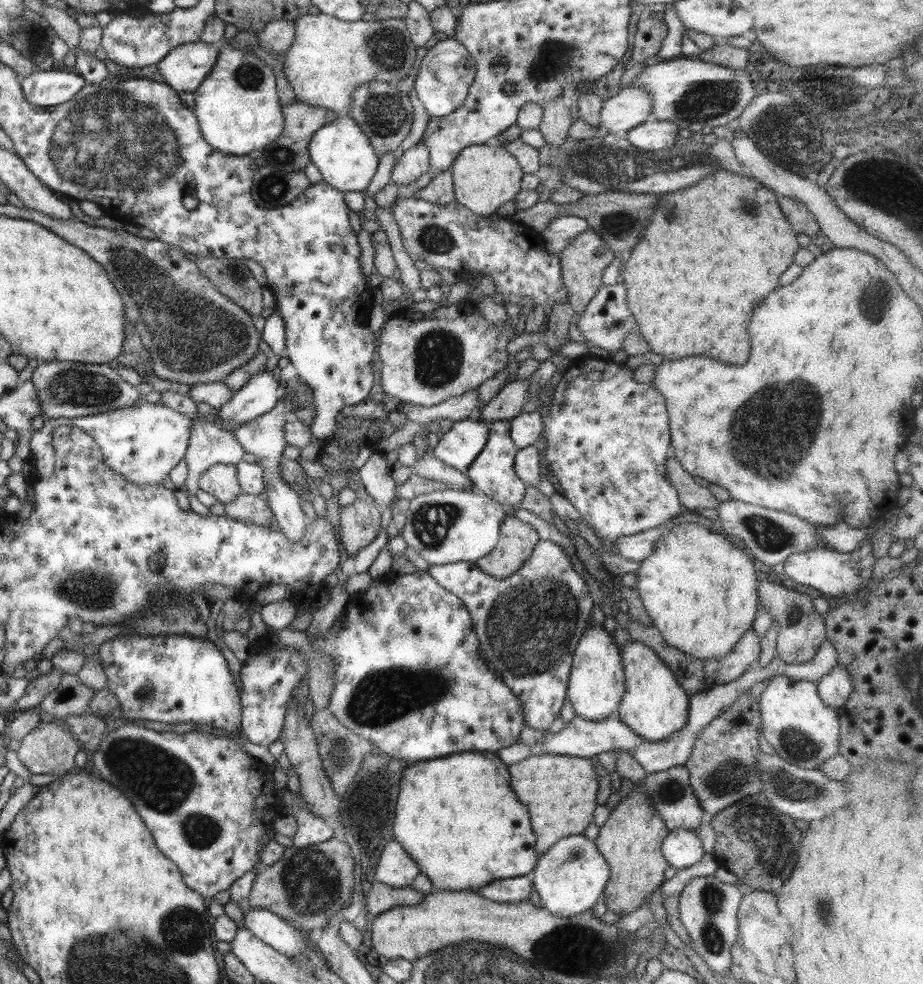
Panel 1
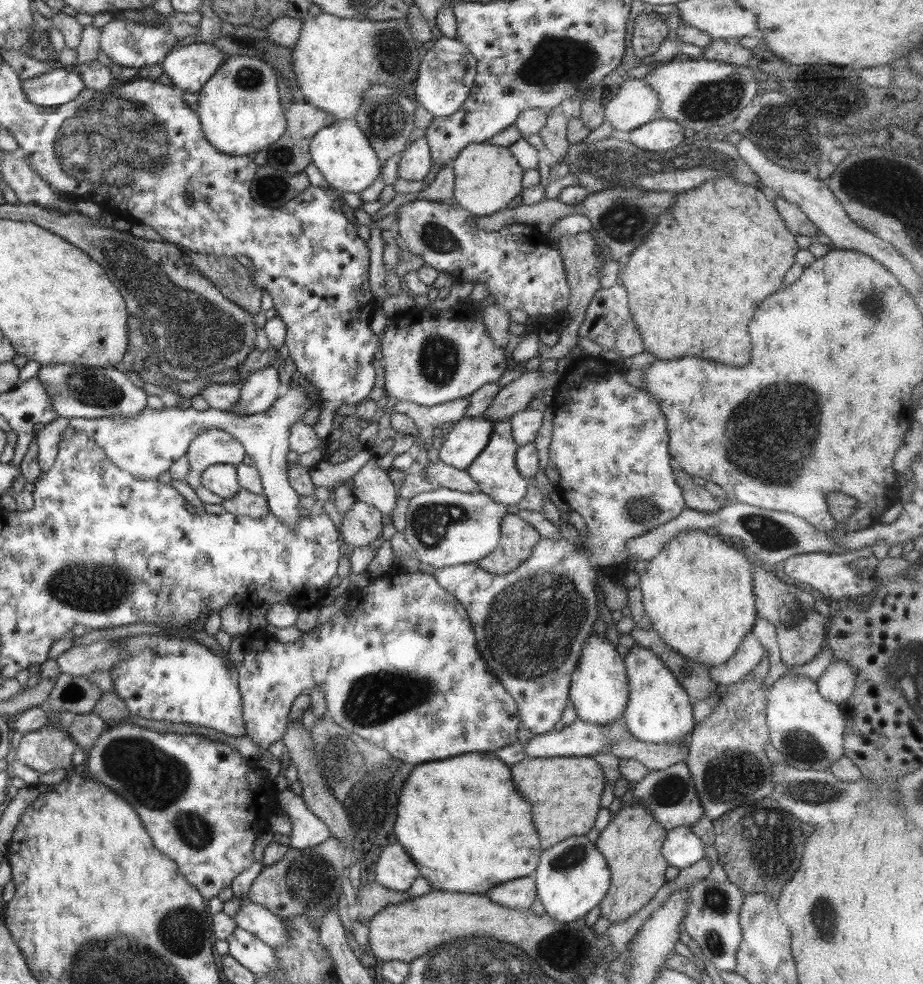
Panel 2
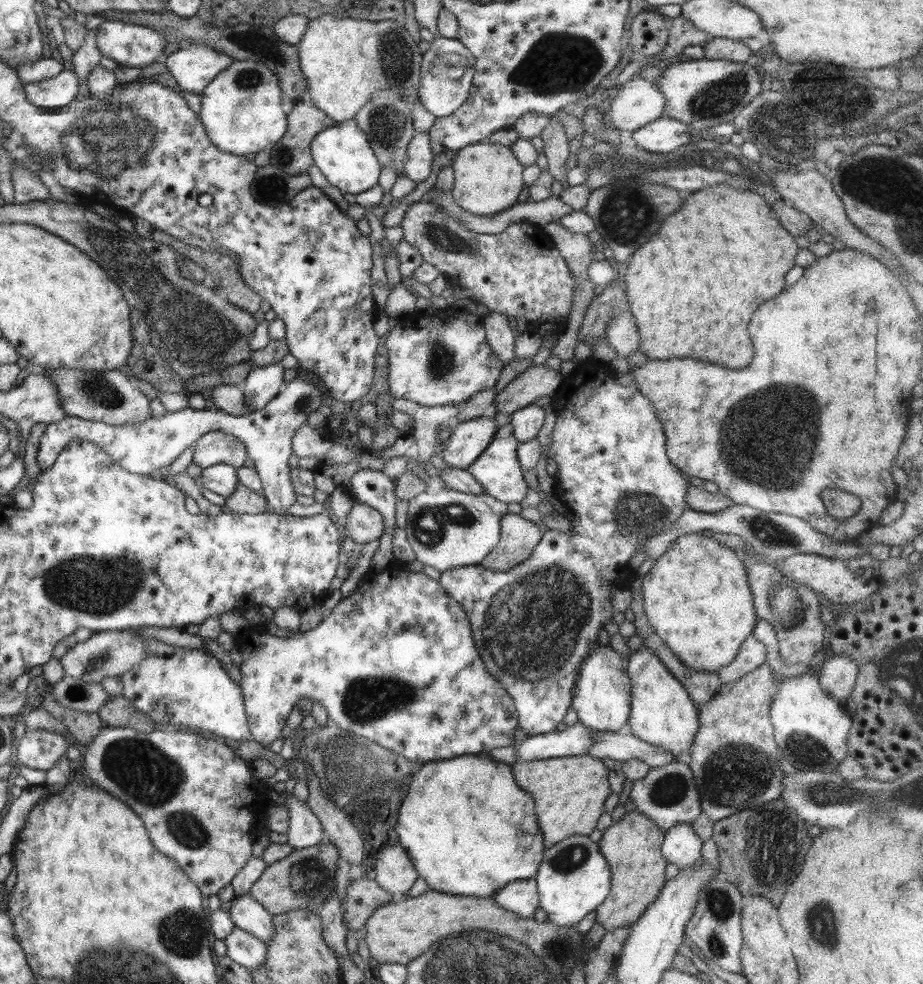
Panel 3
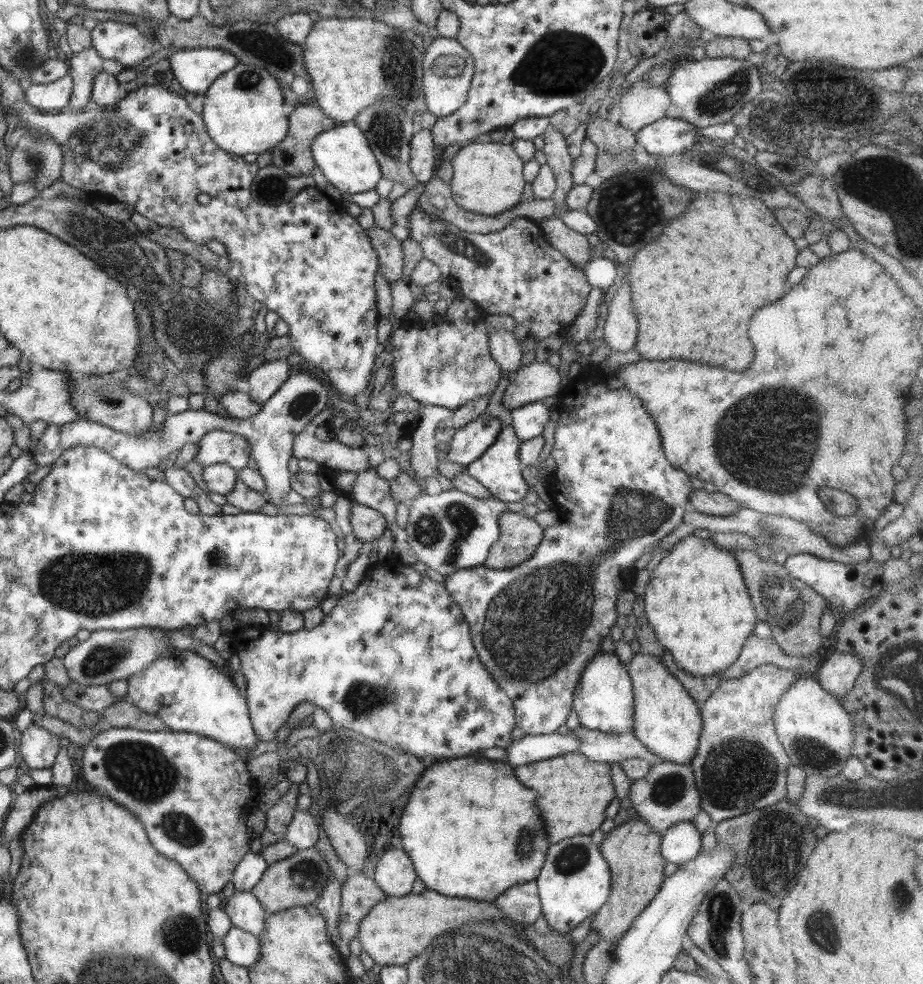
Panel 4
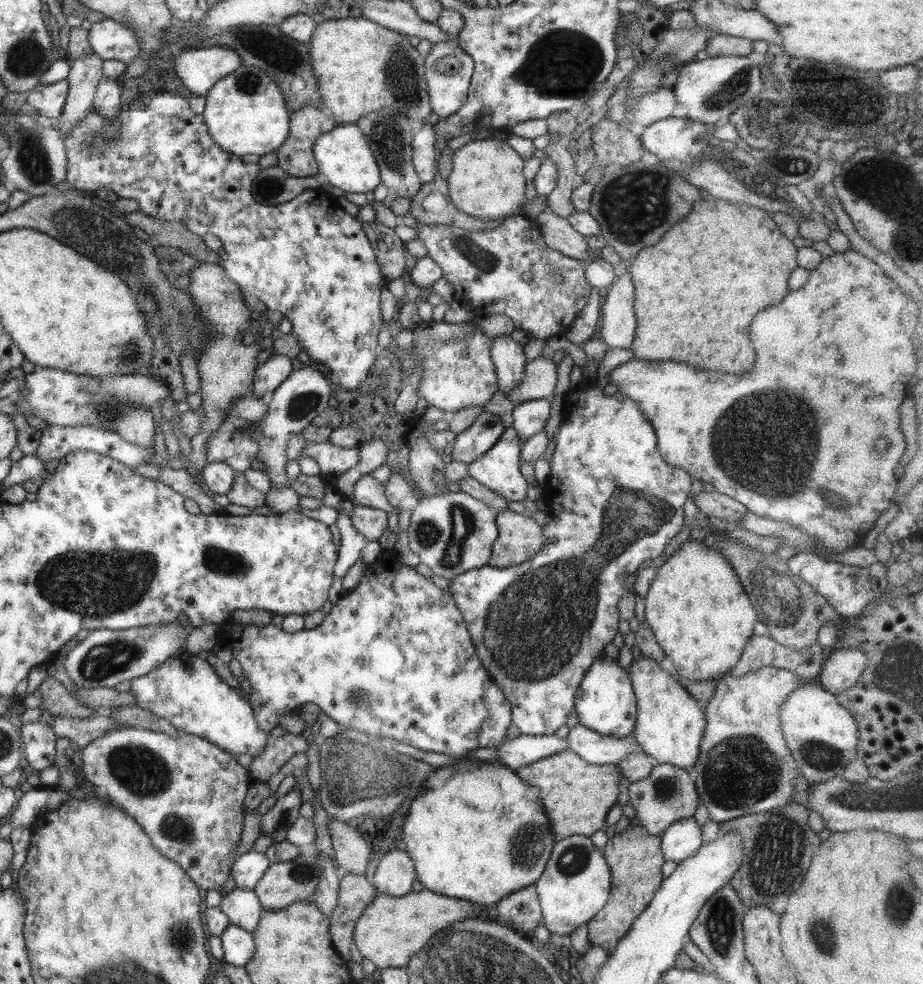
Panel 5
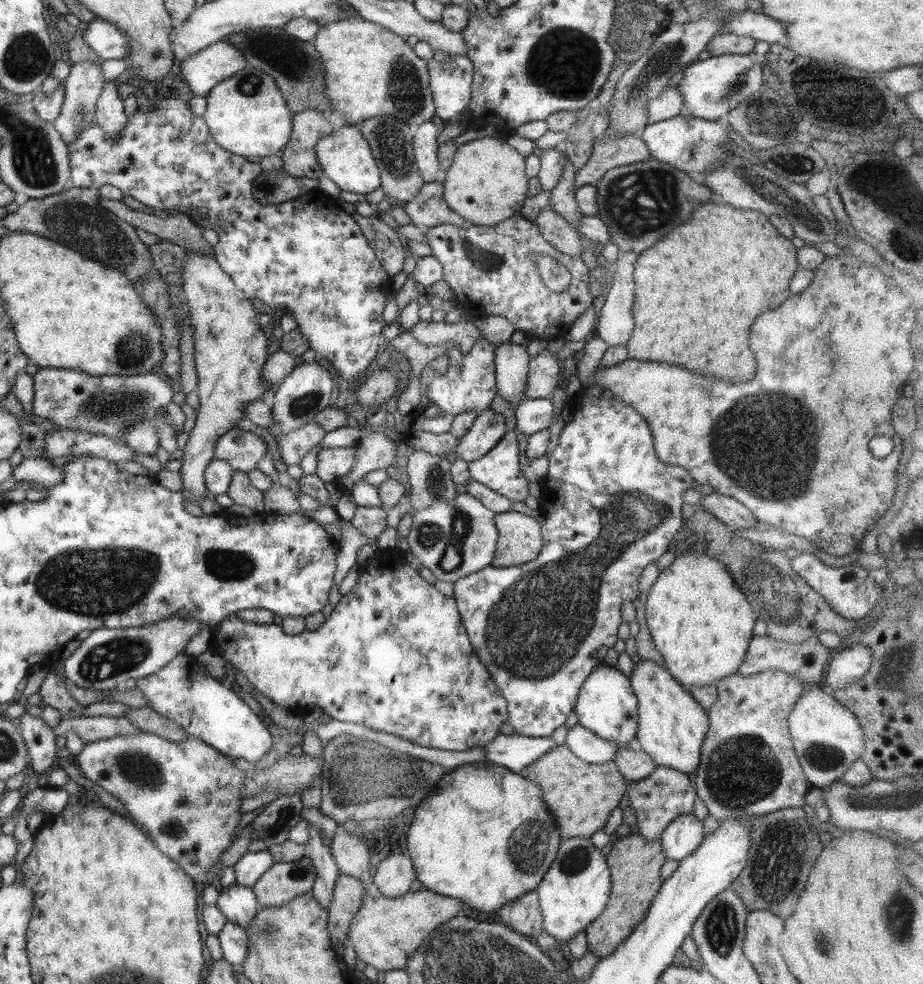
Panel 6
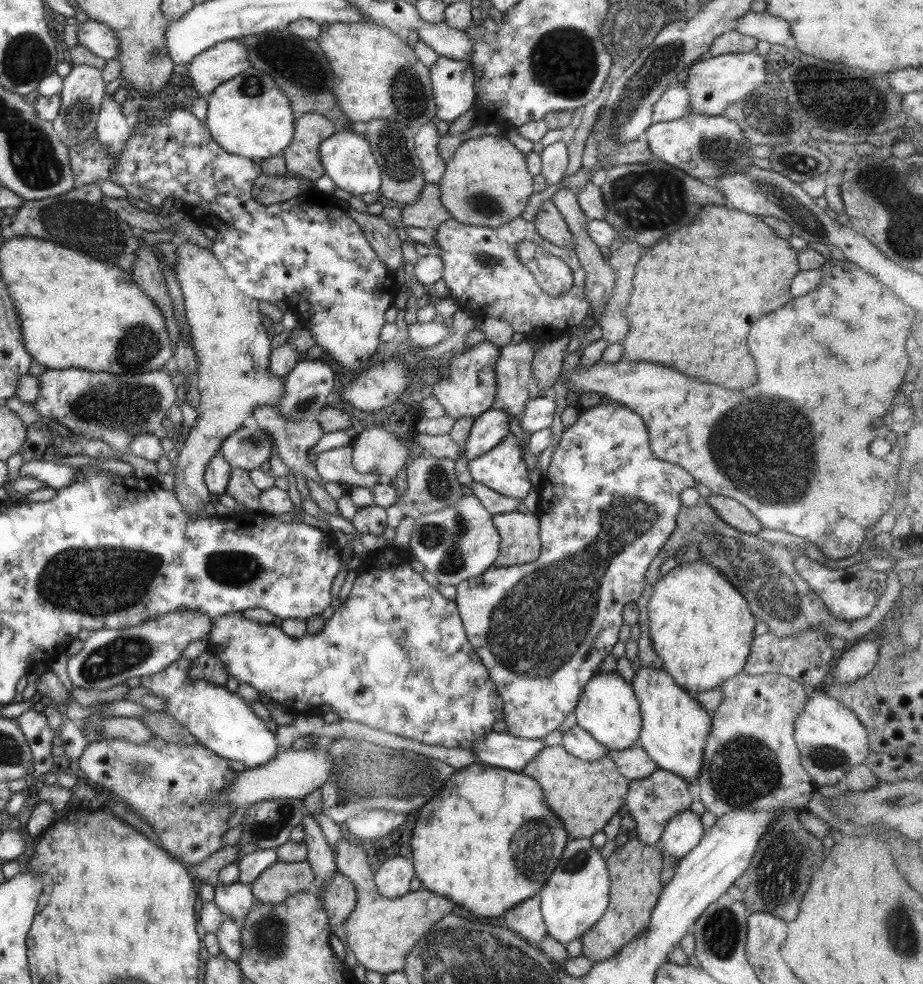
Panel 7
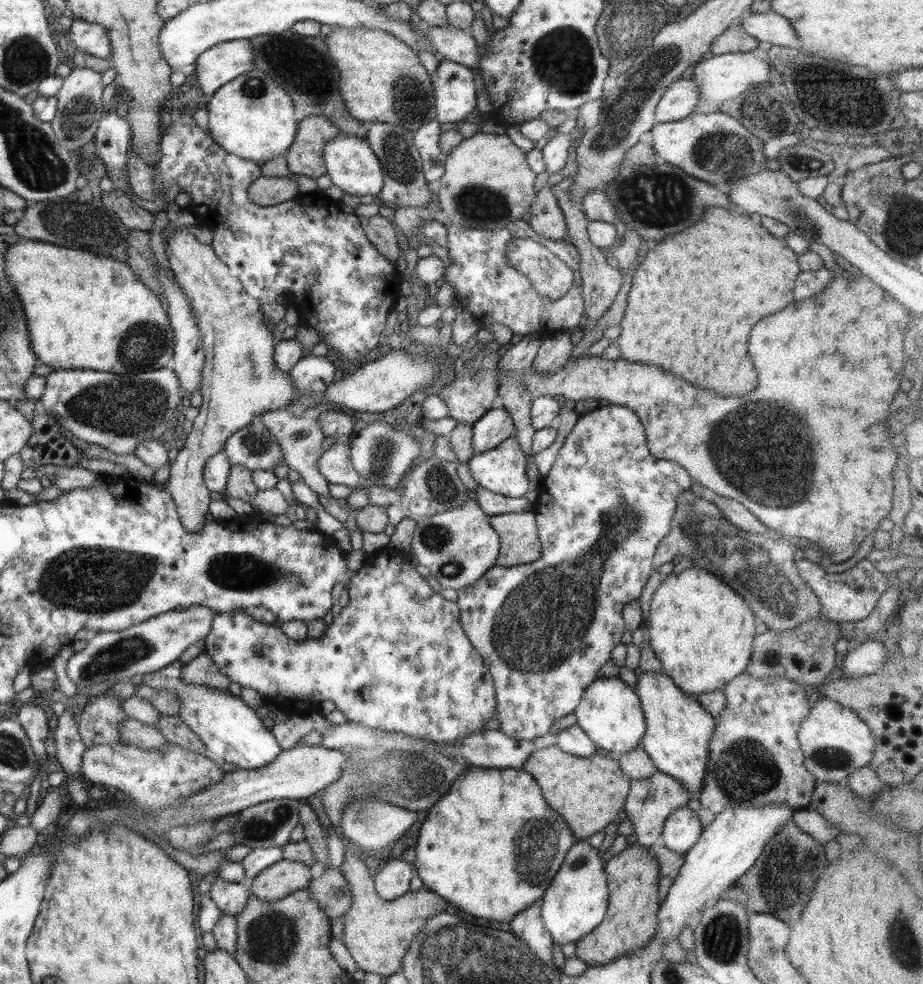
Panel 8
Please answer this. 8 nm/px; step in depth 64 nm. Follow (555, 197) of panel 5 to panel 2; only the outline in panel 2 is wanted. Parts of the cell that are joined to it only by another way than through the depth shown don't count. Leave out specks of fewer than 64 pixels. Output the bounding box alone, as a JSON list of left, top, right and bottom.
[539,104,570,163]

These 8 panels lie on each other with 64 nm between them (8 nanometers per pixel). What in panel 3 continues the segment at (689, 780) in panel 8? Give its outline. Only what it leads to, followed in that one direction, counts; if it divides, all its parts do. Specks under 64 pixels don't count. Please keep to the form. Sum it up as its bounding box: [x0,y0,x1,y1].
[626,646,700,760]

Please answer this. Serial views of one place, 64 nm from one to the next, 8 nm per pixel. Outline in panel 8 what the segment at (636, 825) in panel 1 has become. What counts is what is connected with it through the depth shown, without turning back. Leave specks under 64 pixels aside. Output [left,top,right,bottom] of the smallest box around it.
[575,843,660,967]

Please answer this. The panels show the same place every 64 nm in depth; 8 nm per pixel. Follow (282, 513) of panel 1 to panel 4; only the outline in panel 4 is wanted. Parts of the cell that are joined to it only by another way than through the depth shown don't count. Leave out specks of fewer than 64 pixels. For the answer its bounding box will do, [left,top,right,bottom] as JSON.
[35,367,328,511]

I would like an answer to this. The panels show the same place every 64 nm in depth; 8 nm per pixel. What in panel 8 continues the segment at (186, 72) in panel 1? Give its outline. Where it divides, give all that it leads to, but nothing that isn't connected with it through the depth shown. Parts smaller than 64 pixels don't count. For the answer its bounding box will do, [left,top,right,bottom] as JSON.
[193,40,254,96]

